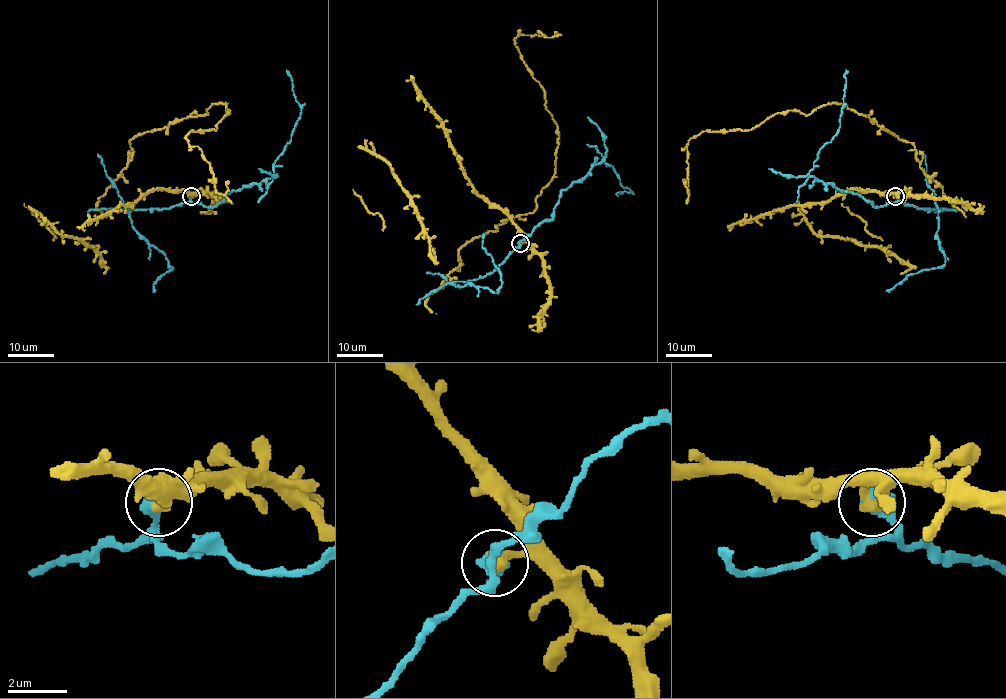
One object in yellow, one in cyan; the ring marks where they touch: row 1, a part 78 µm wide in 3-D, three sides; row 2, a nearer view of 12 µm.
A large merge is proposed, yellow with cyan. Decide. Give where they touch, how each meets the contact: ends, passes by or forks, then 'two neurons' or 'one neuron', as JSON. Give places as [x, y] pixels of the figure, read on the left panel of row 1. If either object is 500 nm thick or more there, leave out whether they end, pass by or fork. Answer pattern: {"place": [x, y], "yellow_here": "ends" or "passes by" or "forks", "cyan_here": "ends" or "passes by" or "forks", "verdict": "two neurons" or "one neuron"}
{"place": [191, 196], "verdict": "two neurons"}

